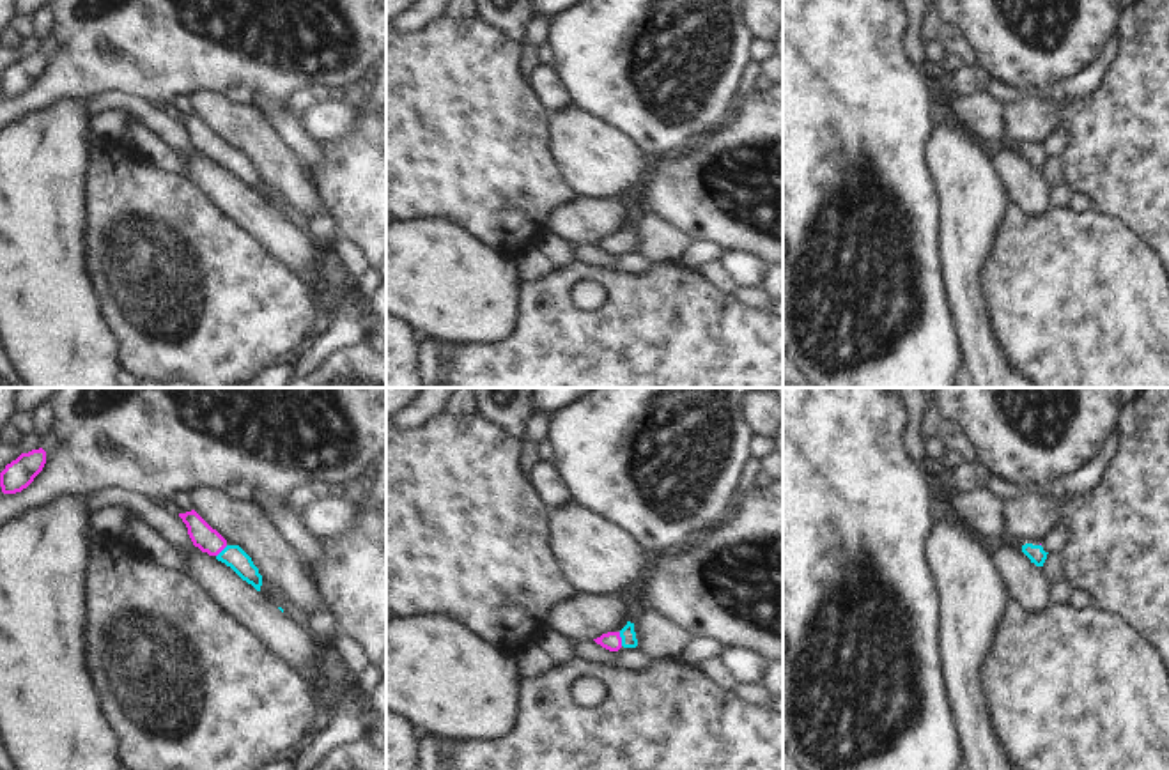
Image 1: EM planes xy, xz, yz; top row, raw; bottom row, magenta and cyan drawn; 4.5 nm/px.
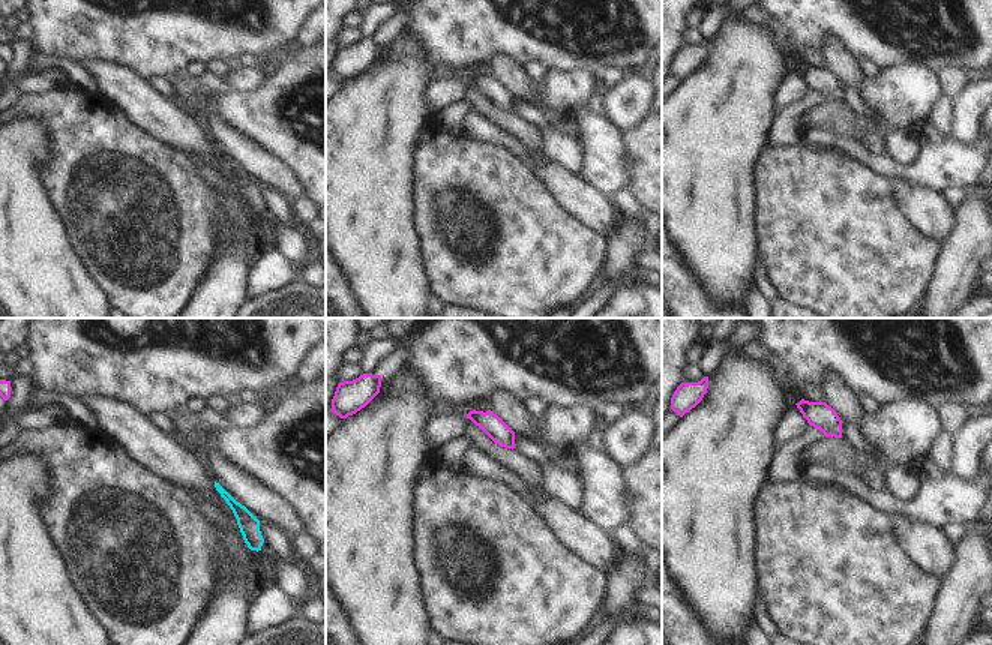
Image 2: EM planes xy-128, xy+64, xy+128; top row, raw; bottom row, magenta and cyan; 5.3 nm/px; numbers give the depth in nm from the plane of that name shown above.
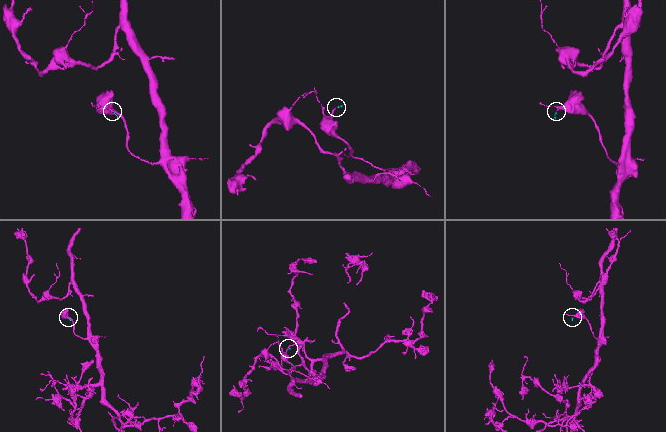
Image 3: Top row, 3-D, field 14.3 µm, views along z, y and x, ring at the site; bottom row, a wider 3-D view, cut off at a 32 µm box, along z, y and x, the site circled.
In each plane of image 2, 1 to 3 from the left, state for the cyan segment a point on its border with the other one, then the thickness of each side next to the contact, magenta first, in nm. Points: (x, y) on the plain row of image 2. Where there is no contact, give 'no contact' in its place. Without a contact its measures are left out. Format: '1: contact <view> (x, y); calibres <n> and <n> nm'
1: no contact
2: no contact
3: no contact

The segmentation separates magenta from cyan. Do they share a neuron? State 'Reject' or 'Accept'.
Accept

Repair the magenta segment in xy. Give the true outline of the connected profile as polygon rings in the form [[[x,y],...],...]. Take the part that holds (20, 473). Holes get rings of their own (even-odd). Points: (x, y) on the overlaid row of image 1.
[[[43,448],[21,453],[0,473],[0,487],[4,494],[16,494],[27,489],[46,464]]]

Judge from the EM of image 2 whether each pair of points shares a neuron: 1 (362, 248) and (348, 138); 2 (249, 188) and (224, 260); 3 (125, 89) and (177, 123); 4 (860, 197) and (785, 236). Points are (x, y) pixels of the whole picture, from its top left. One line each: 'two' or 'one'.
1: one
2: two
3: one
4: one

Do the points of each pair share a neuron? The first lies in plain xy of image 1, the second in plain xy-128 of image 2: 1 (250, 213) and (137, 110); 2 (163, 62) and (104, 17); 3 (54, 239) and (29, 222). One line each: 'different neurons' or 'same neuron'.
1: same neuron
2: same neuron
3: same neuron

